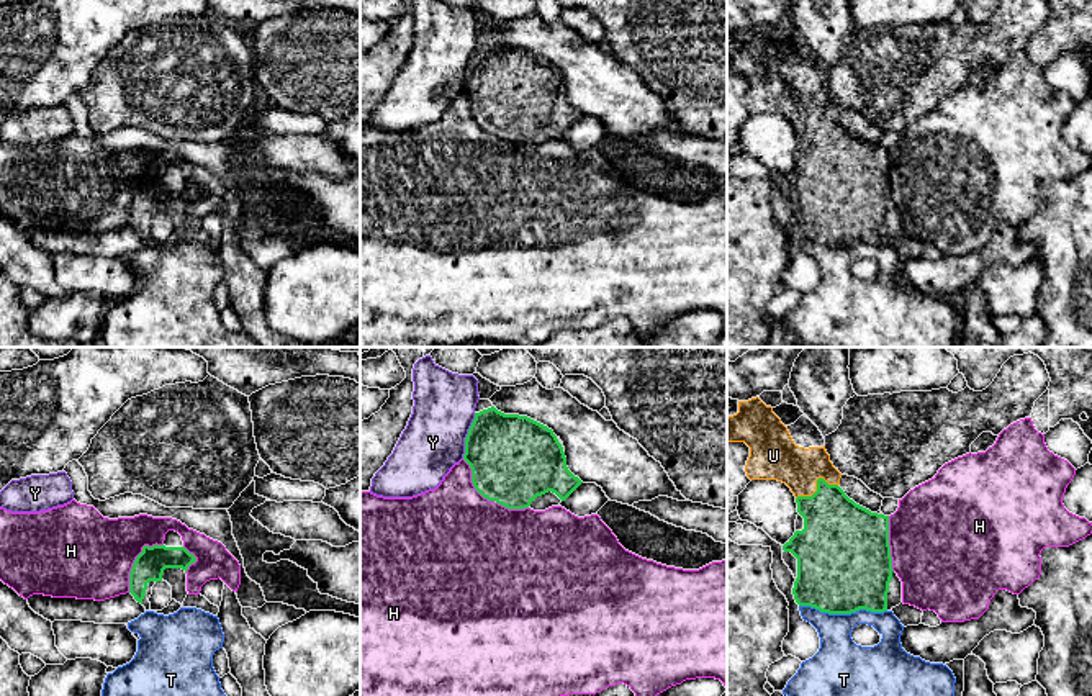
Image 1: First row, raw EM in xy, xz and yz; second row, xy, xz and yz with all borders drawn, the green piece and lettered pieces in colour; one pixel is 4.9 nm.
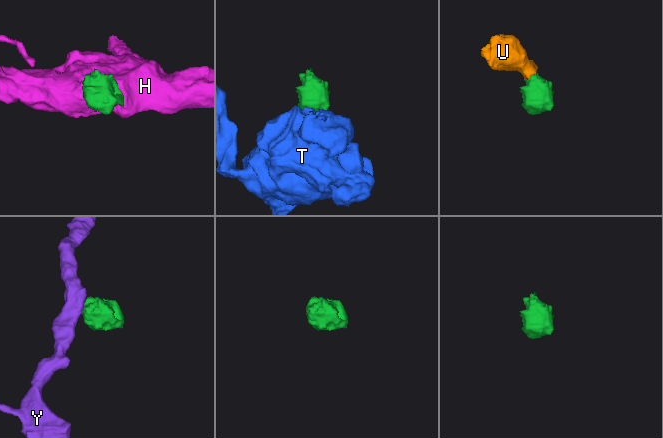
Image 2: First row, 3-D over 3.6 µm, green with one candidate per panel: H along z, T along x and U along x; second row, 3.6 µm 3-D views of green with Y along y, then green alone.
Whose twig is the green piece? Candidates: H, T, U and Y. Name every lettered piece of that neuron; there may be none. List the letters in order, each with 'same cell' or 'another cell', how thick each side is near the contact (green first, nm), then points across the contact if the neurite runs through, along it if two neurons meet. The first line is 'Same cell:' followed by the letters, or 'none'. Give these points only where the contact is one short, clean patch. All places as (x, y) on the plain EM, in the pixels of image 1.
Same cell: U
H: another cell | 150/420 nm
T: another cell | 460/240 nm
U: same cell | 340/220 nm | across yz (837, 164), (817, 128), (817, 118), (801, 102), (775, 90)
Y: another cell | 420/300 nm | along xz (475, 46), (462, 90)

